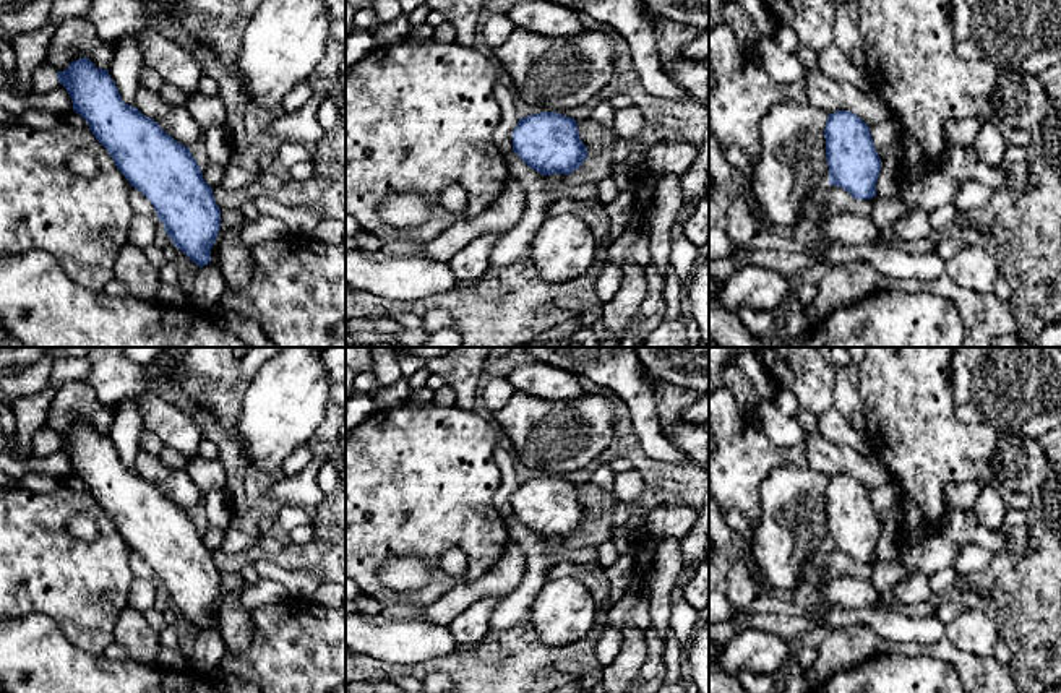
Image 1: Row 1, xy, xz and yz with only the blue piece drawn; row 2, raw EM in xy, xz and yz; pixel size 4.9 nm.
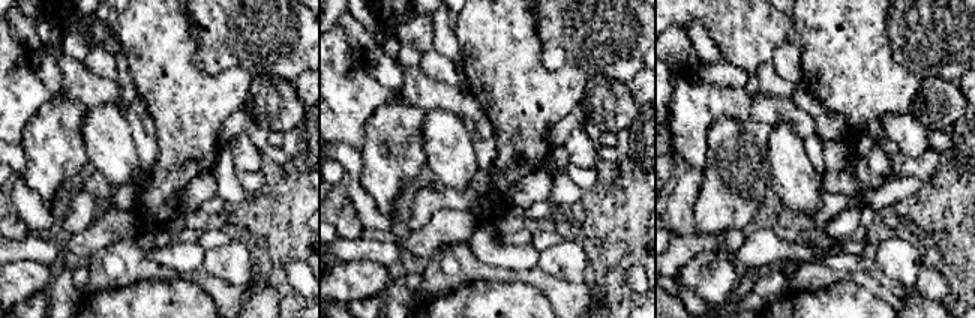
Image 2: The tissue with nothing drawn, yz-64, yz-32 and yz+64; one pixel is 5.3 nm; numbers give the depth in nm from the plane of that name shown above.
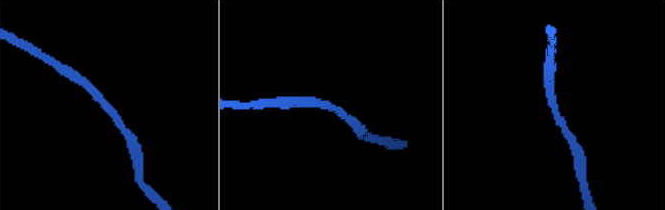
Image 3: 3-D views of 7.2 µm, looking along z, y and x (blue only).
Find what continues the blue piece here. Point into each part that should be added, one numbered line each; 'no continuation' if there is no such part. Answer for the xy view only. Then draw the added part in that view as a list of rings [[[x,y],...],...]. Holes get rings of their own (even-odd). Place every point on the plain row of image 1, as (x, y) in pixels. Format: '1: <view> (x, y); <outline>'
no continuation

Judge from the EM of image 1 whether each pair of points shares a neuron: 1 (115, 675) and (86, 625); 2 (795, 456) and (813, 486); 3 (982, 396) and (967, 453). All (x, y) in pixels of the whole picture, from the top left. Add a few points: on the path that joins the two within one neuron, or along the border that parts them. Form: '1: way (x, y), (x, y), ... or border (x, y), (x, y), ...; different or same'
1: border (67, 638), (78, 648), (101, 656); different
2: border (807, 466), (777, 466), (764, 477); different
3: border (951, 395), (961, 422), (985, 422), (1000, 434); different

